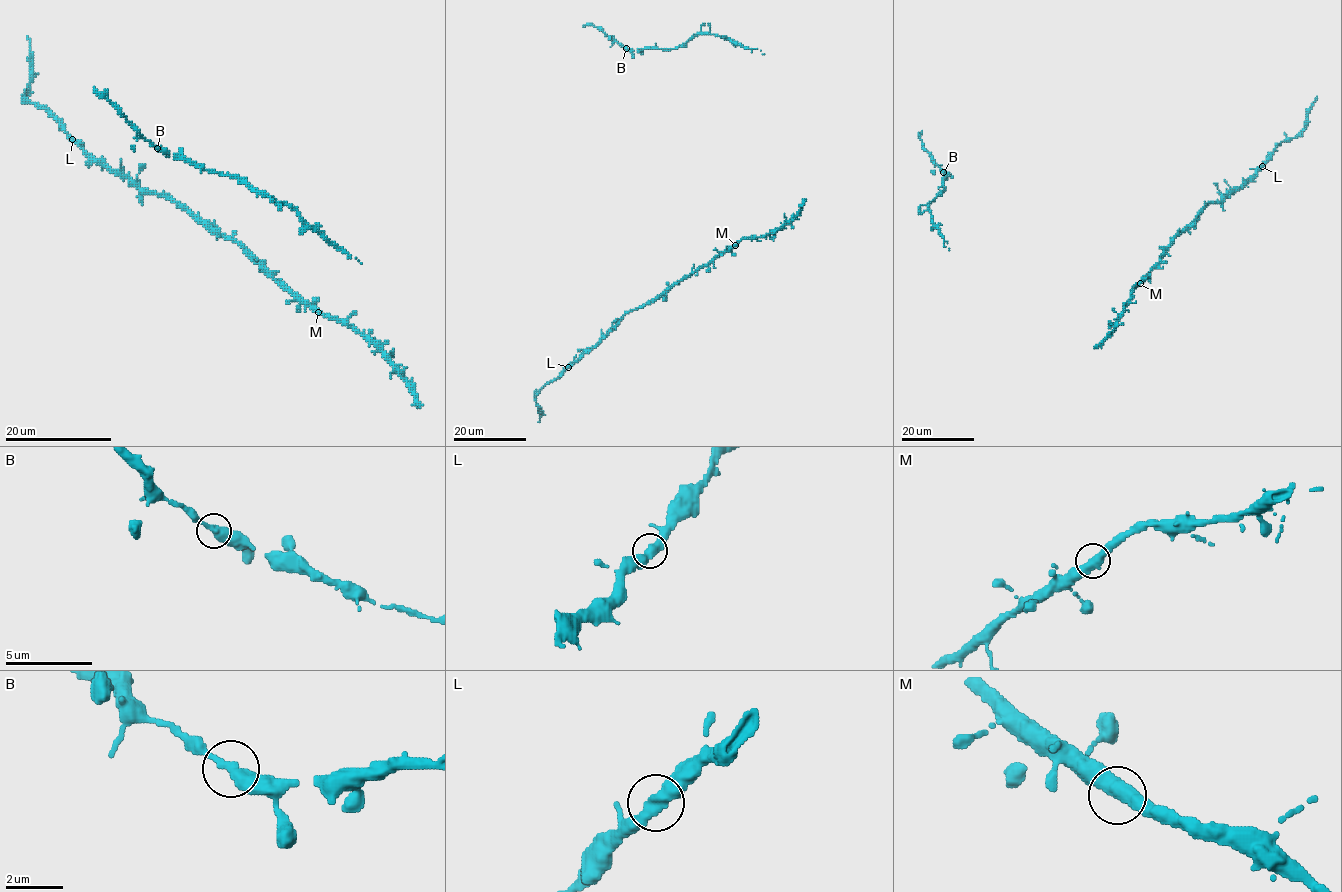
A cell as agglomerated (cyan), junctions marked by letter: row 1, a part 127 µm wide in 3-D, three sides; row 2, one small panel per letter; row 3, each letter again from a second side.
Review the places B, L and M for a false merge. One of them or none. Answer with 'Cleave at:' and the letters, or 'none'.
Cleave at: none

